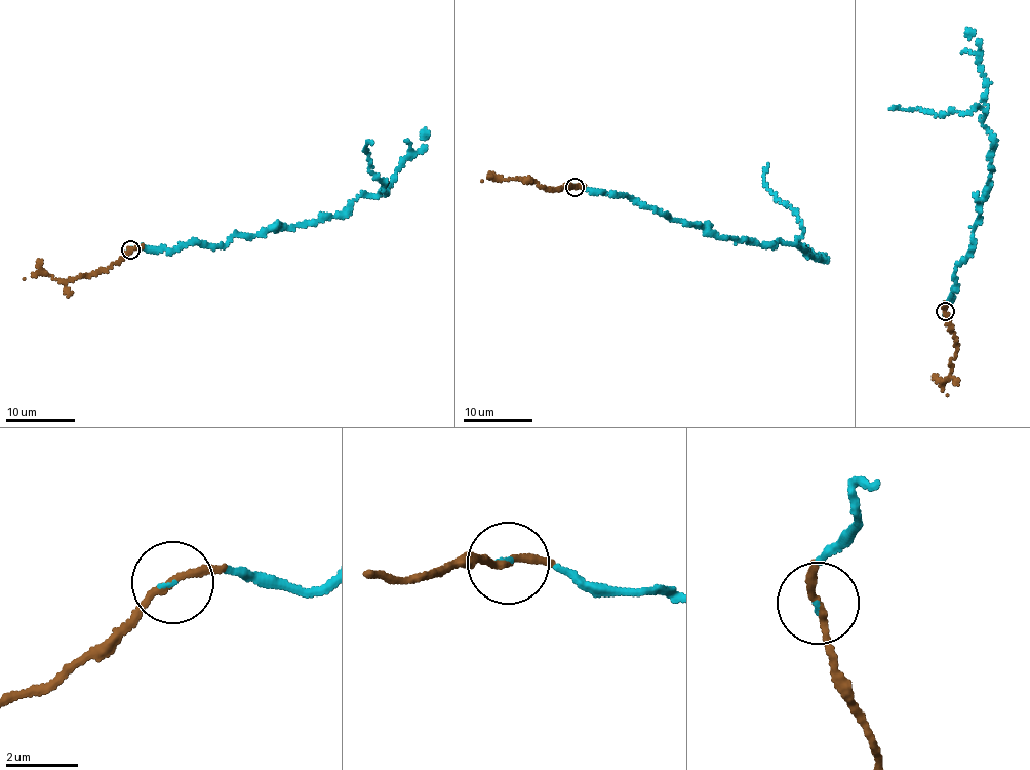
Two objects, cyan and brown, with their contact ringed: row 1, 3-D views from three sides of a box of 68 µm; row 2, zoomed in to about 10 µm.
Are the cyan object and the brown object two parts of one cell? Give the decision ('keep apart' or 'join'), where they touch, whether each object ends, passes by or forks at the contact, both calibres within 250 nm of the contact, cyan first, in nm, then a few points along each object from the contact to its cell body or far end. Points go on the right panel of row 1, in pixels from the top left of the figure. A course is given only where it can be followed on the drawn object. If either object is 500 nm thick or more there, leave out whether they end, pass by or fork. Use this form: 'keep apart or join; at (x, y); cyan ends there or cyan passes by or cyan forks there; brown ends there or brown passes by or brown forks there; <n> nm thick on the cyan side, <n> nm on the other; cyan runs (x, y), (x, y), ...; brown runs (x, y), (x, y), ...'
join; at (945, 311); cyan ends there; brown passes by; 70 nm thick on the cyan side, 190 nm on the other; cyan runs (945, 311), (993, 171), (986, 112), (976, 105), (937, 115), (889, 109); brown runs (945, 311), (957, 346), (950, 364), (951, 375), (940, 385), (948, 395)

